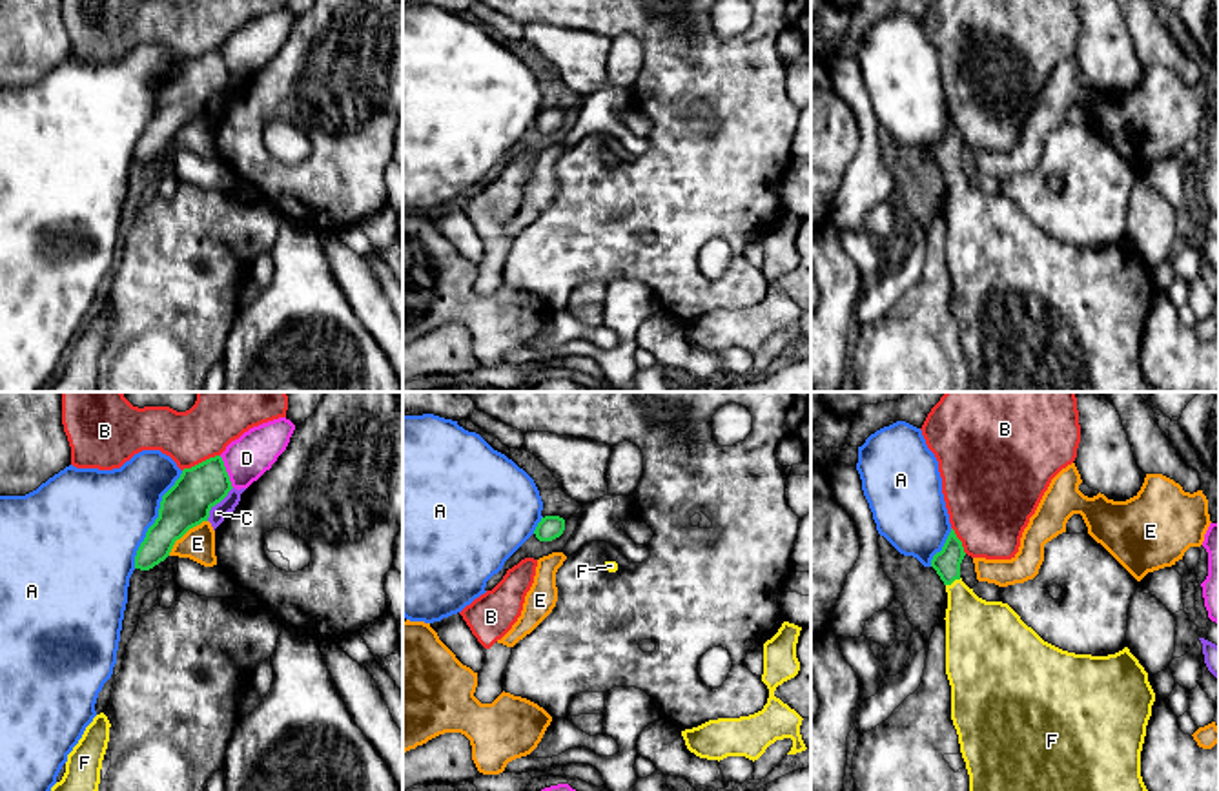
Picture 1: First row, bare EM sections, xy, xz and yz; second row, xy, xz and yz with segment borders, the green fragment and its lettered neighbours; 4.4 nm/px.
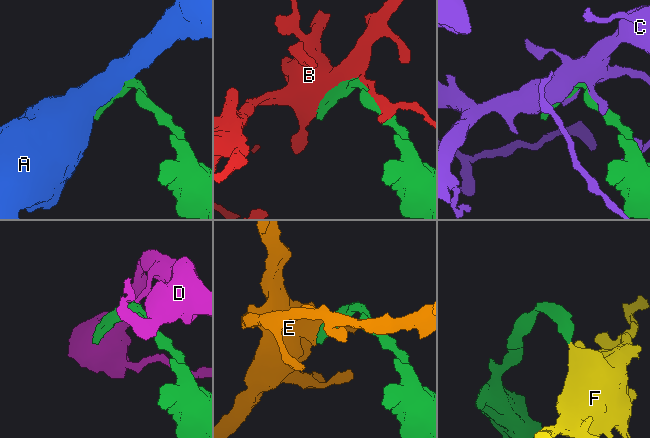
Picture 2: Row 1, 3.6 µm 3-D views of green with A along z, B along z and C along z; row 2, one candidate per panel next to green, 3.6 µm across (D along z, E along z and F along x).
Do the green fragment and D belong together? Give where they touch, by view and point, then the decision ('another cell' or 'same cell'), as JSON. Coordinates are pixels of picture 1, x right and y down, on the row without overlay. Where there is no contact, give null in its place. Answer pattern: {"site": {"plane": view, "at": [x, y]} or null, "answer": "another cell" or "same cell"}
{"site": {"plane": "xy", "at": [226, 64]}, "answer": "another cell"}

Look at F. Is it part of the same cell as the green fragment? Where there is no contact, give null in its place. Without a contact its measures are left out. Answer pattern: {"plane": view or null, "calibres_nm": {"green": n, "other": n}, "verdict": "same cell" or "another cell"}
{"plane": "yz", "calibres_nm": {"green": 120, "other": 280}, "verdict": "same cell"}

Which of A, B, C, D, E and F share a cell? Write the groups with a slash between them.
A / B / C / D / E / F

